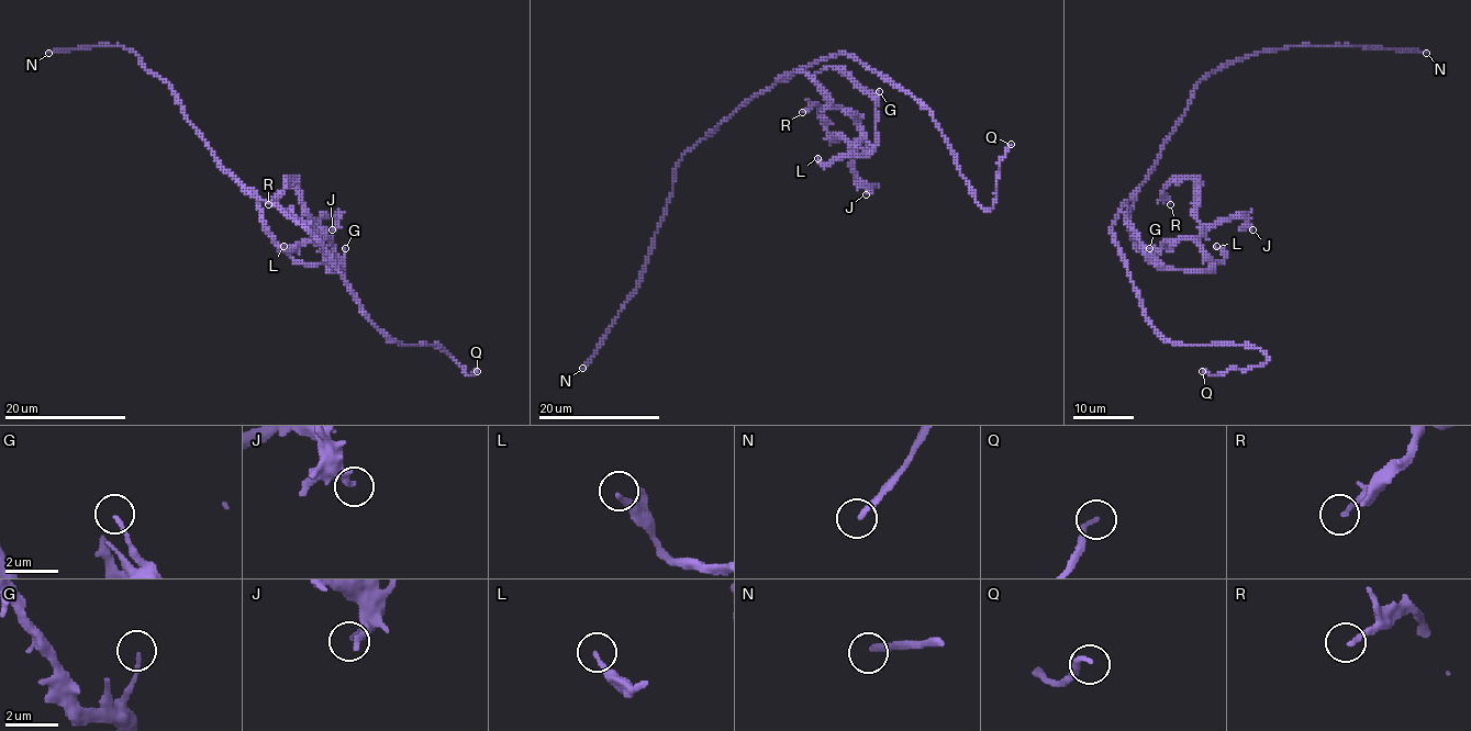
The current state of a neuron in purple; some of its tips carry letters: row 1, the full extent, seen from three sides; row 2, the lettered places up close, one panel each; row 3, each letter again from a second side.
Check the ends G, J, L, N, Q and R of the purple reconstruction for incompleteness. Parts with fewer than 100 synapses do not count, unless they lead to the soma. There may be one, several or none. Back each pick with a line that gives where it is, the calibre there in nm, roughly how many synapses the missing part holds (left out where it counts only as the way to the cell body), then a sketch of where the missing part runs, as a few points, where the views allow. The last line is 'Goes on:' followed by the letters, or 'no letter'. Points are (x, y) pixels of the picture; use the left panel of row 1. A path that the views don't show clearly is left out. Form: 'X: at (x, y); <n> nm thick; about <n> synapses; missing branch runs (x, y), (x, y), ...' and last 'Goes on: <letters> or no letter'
N: at (48, 53); 240 nm thick; about 200 synapses
Goes on: N

